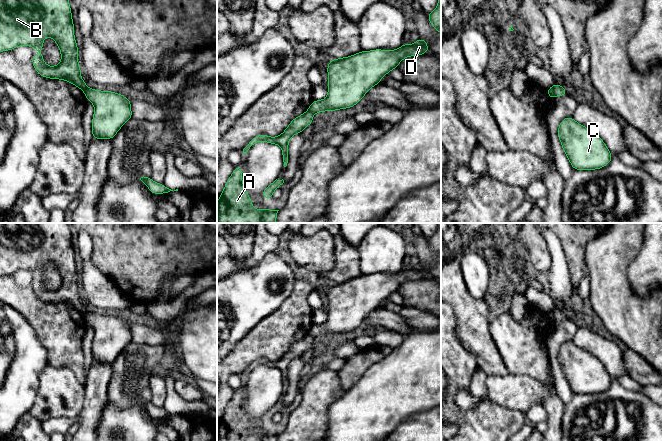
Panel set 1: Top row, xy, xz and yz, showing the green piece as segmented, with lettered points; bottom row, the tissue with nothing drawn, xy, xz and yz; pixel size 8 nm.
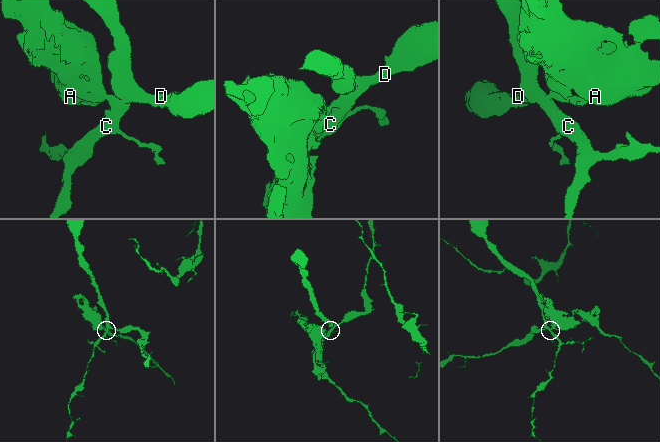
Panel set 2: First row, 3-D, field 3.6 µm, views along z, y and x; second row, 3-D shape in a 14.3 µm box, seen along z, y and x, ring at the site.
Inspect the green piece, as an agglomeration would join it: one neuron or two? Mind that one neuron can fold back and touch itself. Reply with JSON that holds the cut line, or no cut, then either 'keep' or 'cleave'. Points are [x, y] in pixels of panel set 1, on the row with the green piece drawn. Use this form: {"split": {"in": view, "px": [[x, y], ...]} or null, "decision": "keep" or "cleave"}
{"split": {"in": "yz", "px": [[551, 87], [555, 95]]}, "decision": "cleave"}

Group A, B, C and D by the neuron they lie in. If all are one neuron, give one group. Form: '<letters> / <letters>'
A B / C D

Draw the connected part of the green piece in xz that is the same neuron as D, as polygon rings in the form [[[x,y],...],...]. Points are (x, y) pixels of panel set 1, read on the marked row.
[[[426,40],[404,44],[395,50],[361,51],[349,57],[331,59],[327,66],[328,93],[324,100],[314,100],[308,110],[313,114],[354,107],[383,76],[406,57],[429,52]]]

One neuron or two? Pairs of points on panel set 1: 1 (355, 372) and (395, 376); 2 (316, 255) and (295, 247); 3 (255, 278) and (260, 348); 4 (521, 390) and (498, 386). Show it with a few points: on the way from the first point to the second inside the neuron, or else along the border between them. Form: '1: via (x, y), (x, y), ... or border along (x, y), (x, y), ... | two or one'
1: border along (381, 359), (373, 363), (352, 386), (345, 389) | two
2: via (311, 252), (306, 252), (300, 247) | one
3: border along (277, 309), (261, 319), (241, 339) | two
4: via (515, 390), (504, 390) | one

